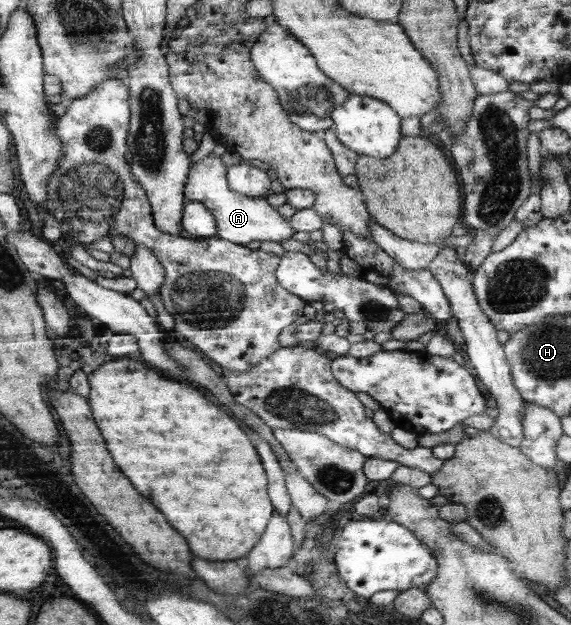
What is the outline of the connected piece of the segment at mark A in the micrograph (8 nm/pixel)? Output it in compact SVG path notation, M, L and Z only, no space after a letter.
M211 153L201 162L191 166L185 183L187 201L203 202L213 212L220 238L245 246L251 241L279 242L283 239L291 239L295 235L296 229L291 227L290 219L281 215L277 208L274 208L266 199L239 195L237 191L234 191L228 182L227 173L229 169L225 167L220 156Z

